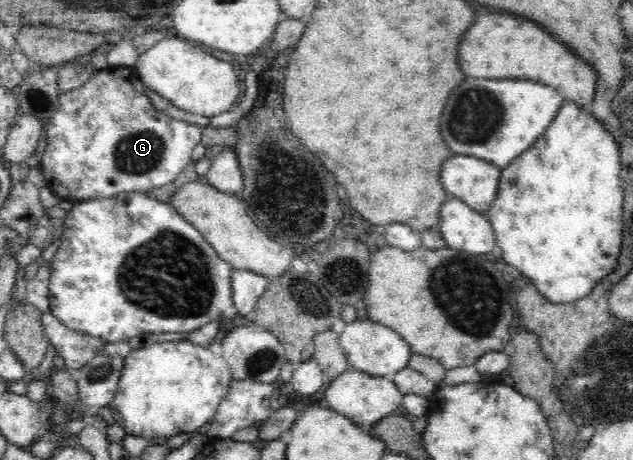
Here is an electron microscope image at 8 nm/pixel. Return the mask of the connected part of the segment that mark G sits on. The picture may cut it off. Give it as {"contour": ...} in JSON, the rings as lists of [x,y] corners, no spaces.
{"contour":[[[108,67],[97,71],[89,77],[89,80],[82,84],[79,88],[74,88],[69,92],[60,92],[59,106],[57,110],[50,116],[47,121],[44,121],[44,134],[46,138],[46,149],[42,156],[39,168],[42,171],[43,178],[46,180],[47,185],[51,188],[52,192],[60,198],[68,199],[69,201],[88,201],[91,199],[104,199],[112,196],[117,196],[121,192],[142,192],[146,193],[153,188],[161,188],[165,184],[173,182],[191,162],[191,152],[202,139],[202,128],[195,124],[183,120],[176,120],[165,112],[158,110],[151,105],[151,101],[145,95],[145,85],[139,78],[137,71],[134,67]]]}

